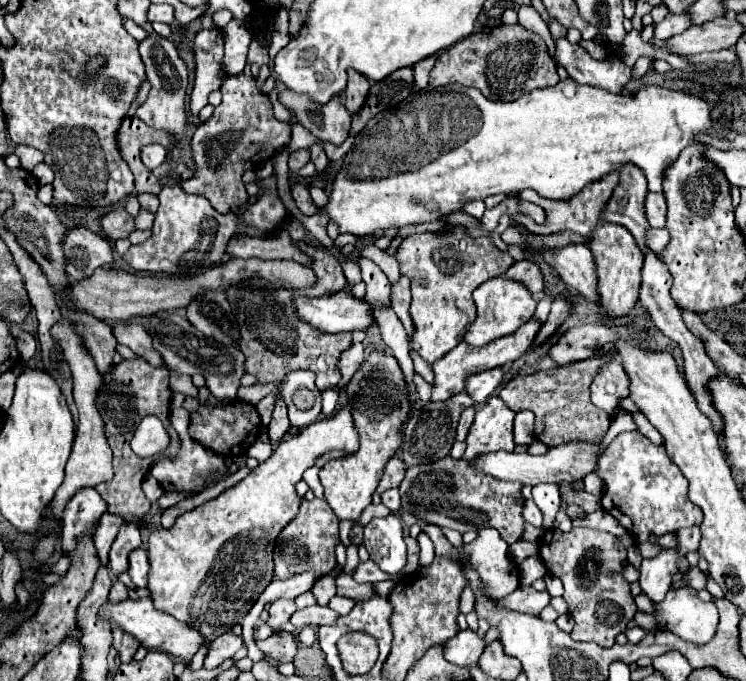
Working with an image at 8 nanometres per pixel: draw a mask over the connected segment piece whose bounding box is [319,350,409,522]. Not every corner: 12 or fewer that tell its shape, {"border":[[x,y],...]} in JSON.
{"border":[[371,352],[345,386],[361,448],[321,472],[337,520],[357,522],[409,420],[397,360]]}

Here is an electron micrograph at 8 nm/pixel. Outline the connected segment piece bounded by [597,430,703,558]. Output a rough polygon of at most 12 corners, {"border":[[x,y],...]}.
{"border":[[623,432],[599,458],[601,508],[649,542],[701,524],[665,446]]}

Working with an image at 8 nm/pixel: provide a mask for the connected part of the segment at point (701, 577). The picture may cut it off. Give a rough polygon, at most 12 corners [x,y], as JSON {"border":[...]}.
{"border":[[697,566],[683,574],[683,586],[705,588],[705,574]]}

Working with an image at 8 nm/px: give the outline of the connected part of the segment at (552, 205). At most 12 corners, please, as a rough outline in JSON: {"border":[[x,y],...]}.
{"border":[[617,172],[587,184],[571,200],[545,200],[523,190],[521,200],[545,210],[537,224],[513,220],[533,234],[591,234],[617,186]]}

